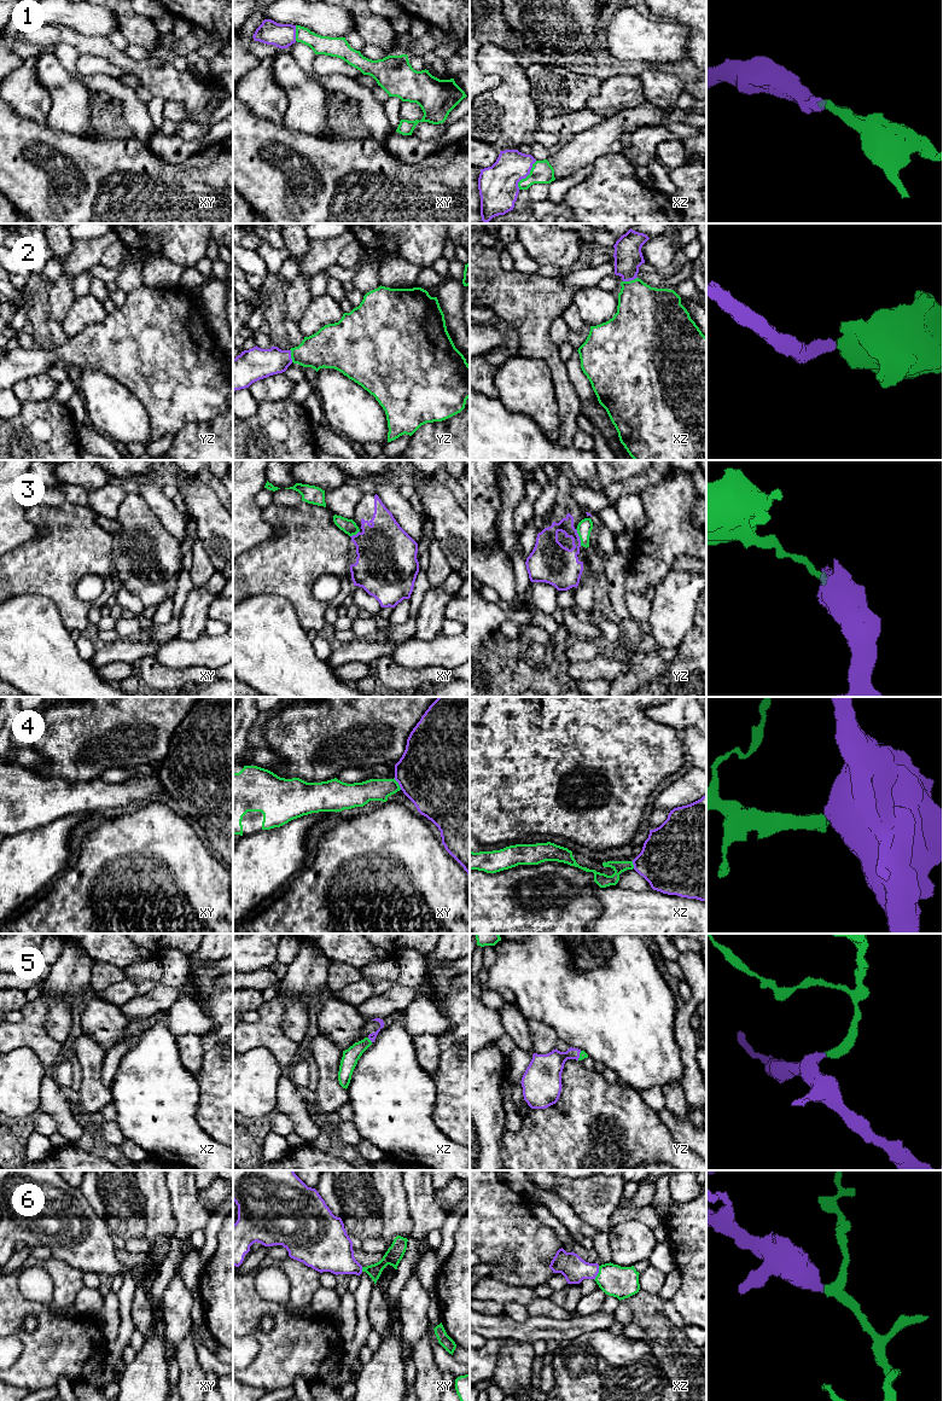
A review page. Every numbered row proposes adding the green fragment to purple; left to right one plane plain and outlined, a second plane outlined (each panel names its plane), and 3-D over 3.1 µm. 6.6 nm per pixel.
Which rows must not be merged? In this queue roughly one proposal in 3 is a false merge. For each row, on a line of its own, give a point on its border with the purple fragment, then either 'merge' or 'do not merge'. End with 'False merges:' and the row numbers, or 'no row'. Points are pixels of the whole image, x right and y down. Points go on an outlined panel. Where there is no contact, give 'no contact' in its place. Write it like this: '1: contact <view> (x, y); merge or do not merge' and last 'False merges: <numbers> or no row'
1: contact xz (527, 175); merge
2: contact xz (629, 280); merge
3: contact yz (578, 538); do not merge
4: contact xy (399, 784); do not merge
5: contact xz (370, 1039); merge
6: contact xz (598, 1272); merge
False merges: 3, 4

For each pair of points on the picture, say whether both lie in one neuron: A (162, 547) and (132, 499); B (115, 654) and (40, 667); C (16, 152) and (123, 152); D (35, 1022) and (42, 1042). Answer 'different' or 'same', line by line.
A: same
B: different
C: same
D: same

